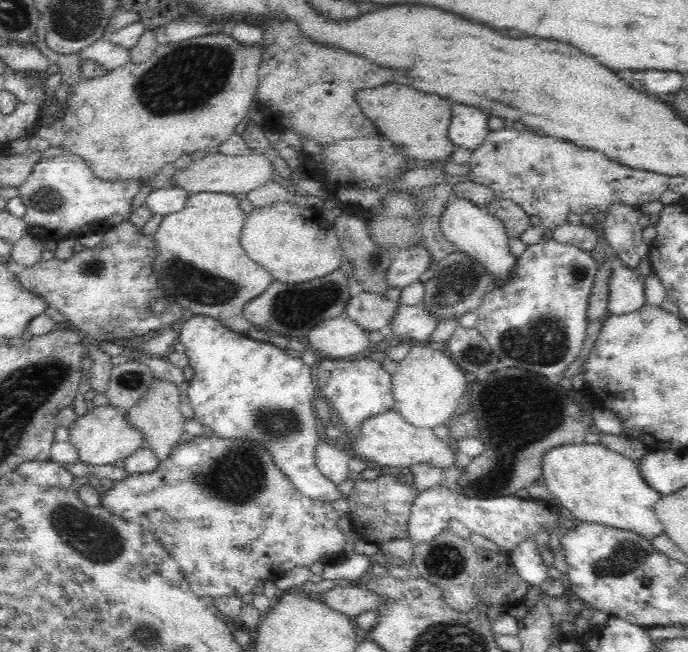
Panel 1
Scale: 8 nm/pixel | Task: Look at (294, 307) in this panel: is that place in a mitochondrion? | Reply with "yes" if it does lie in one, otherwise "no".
yes

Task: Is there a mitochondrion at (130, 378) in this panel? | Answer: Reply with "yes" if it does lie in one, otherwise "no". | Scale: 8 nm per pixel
yes

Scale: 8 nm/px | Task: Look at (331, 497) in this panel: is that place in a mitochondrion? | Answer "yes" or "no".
no

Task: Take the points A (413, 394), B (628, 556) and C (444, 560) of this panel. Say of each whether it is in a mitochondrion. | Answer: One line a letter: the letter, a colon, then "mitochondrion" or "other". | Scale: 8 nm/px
A: other
B: mitochondrion
C: mitochondrion

